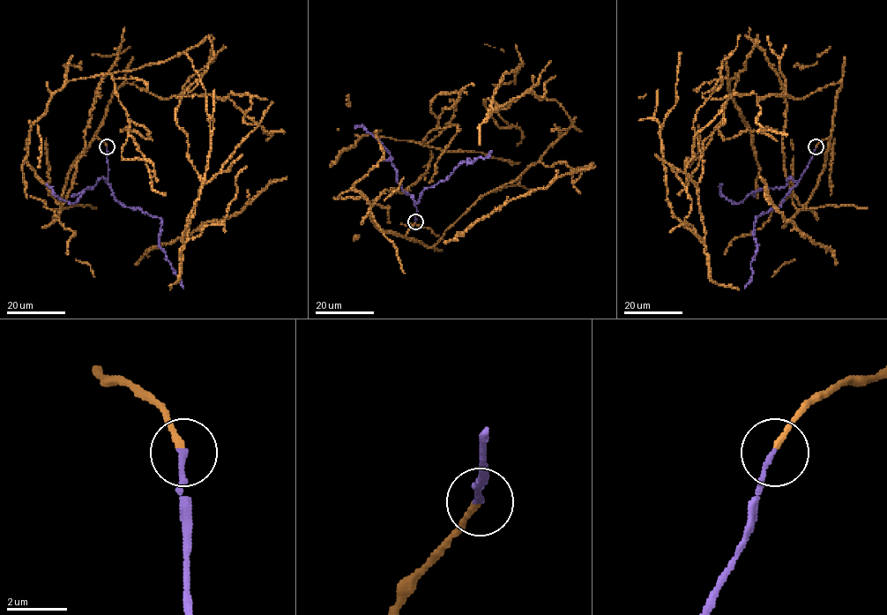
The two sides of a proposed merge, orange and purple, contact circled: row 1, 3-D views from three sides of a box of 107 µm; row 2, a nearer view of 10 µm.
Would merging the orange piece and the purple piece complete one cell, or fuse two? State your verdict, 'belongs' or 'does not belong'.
belongs

